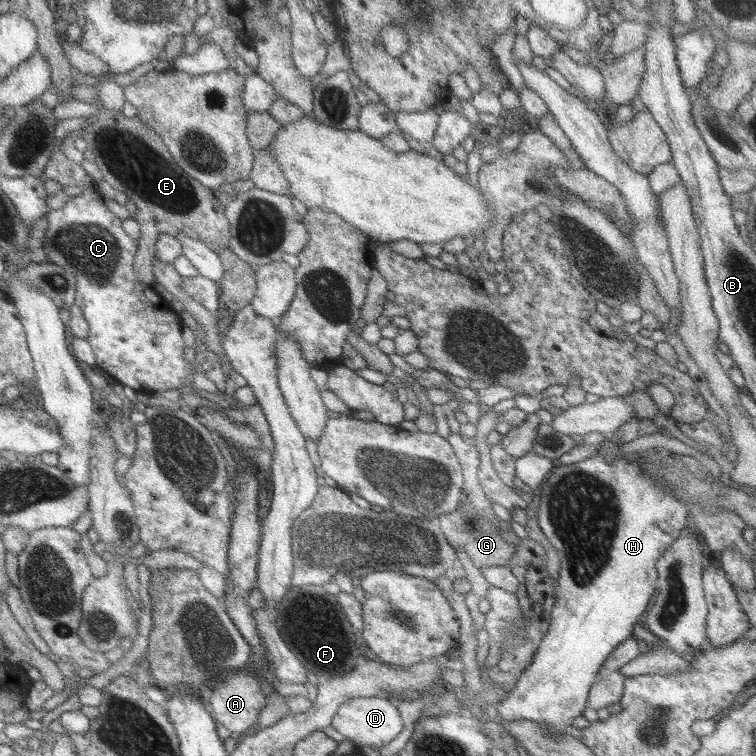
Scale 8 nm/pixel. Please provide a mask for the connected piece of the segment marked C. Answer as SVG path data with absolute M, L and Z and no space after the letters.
M82 188L81 194L68 196L62 209L50 210L46 220L48 229L44 234L43 244L46 258L51 264L63 267L77 281L75 306L80 308L82 317L88 324L87 341L94 352L95 366L108 373L116 383L130 387L140 396L161 390L175 390L185 386L184 384L192 387L194 374L200 370L205 373L209 369L205 363L200 366L184 358L187 347L182 340L181 319L169 305L164 304L164 300L152 287L144 287L136 279L133 263L138 241L125 233L122 219L104 205L99 190Z

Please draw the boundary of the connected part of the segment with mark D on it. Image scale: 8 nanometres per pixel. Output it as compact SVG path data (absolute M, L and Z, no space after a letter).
M354 697L352 700L343 702L338 708L331 721L331 726L344 737L345 741L355 743L360 747L366 746L380 750L400 734L403 729L403 721L397 710L396 703L388 697Z

